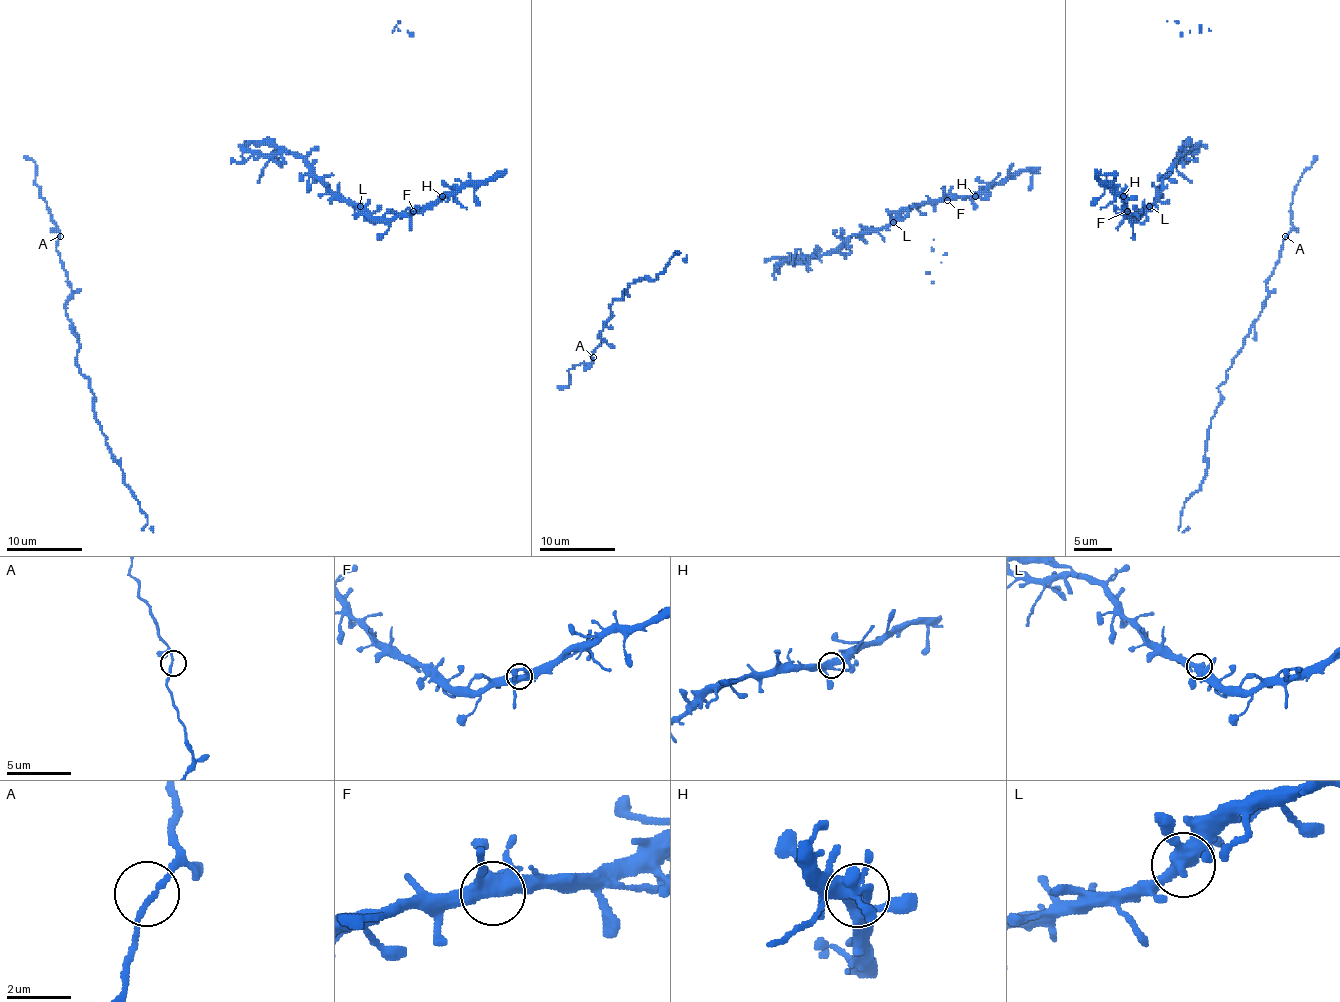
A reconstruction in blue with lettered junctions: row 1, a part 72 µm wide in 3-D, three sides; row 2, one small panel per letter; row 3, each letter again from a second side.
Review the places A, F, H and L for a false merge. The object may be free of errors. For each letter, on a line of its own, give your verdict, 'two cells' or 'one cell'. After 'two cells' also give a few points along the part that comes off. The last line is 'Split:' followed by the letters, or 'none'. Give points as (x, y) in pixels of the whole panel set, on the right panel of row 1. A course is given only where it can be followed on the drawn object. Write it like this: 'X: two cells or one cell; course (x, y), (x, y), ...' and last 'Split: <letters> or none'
A: one cell
F: one cell
H: one cell
L: one cell
Split: none

